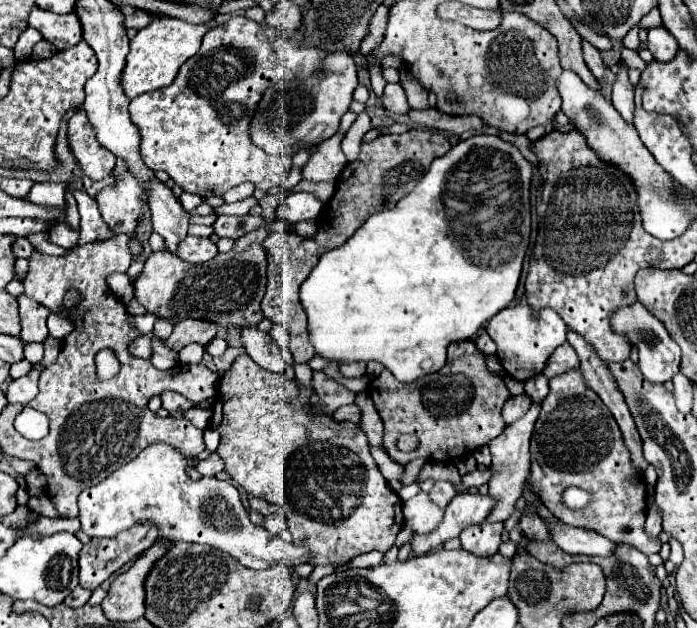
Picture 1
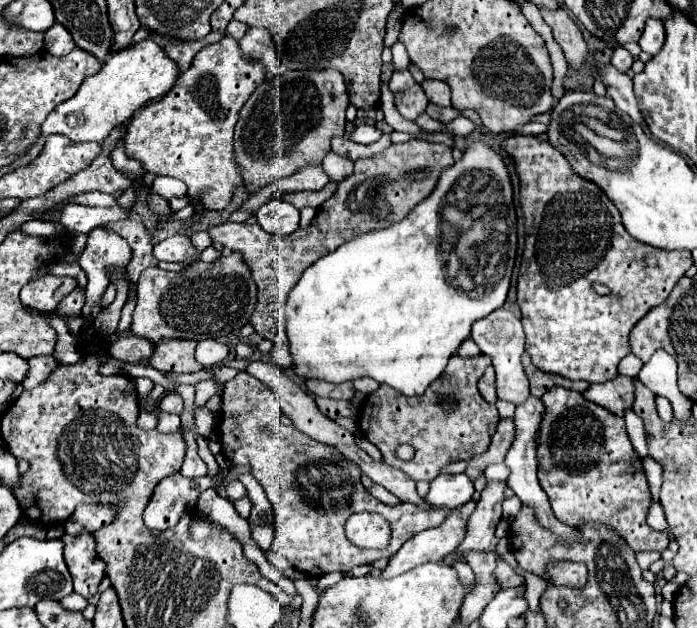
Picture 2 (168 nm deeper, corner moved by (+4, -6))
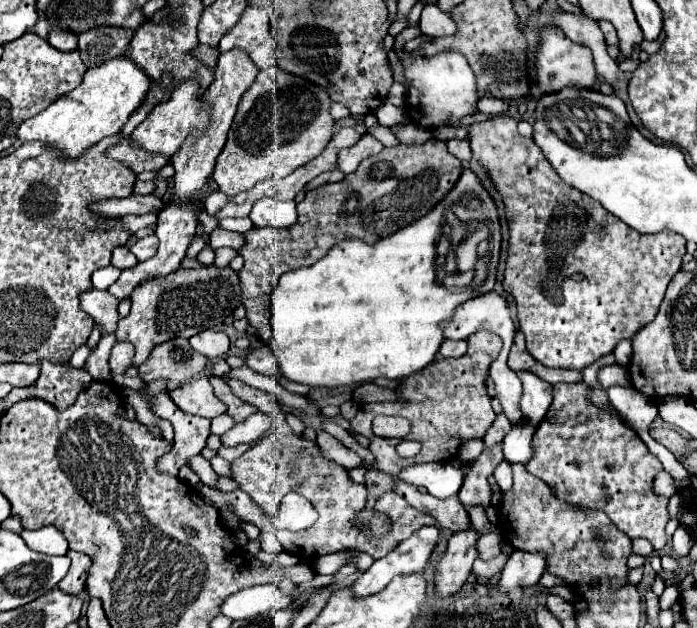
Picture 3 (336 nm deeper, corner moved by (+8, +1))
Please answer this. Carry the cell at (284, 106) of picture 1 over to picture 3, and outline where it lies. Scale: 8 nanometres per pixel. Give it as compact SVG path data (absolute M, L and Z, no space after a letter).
M269 67L269 69L261 71L257 75L255 83L245 91L245 95L239 101L233 125L229 129L227 143L221 151L221 157L219 157L215 173L213 173L213 179L217 181L221 193L239 195L243 191L249 191L259 181L283 179L283 177L291 175L293 171L297 171L299 167L313 161L317 155L321 155L335 131L335 119L329 113L331 103L333 101L331 101L327 89L317 83L311 83L305 77L287 73L281 67Z

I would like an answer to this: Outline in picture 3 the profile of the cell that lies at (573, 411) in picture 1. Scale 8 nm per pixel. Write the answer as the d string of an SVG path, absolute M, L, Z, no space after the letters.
M585 381L553 385L553 405L549 407L549 413L533 435L533 447L533 461L529 461L525 469L545 481L559 501L575 507L605 511L607 517L617 525L617 529L621 529L631 539L643 537L651 541L657 551L667 545L667 499L653 493L653 477L663 469L661 461L649 453L647 445L627 423L623 423L623 419L615 411L611 411L609 407L597 407L591 401L591 389Z

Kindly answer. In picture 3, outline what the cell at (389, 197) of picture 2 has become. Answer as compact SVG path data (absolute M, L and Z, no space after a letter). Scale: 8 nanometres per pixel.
M429 139L421 145L401 143L395 147L385 147L381 153L363 159L359 169L343 181L307 191L305 199L297 203L299 219L295 225L287 229L253 227L243 233L245 245L239 249L239 255L245 259L245 265L239 271L243 285L241 297L247 309L247 321L251 315L249 323L257 329L257 335L265 343L271 341L271 293L283 273L313 265L337 241L363 239L373 243L387 237L387 233L413 223L437 205L445 193L449 193L459 175L461 161L447 151L443 141Z

